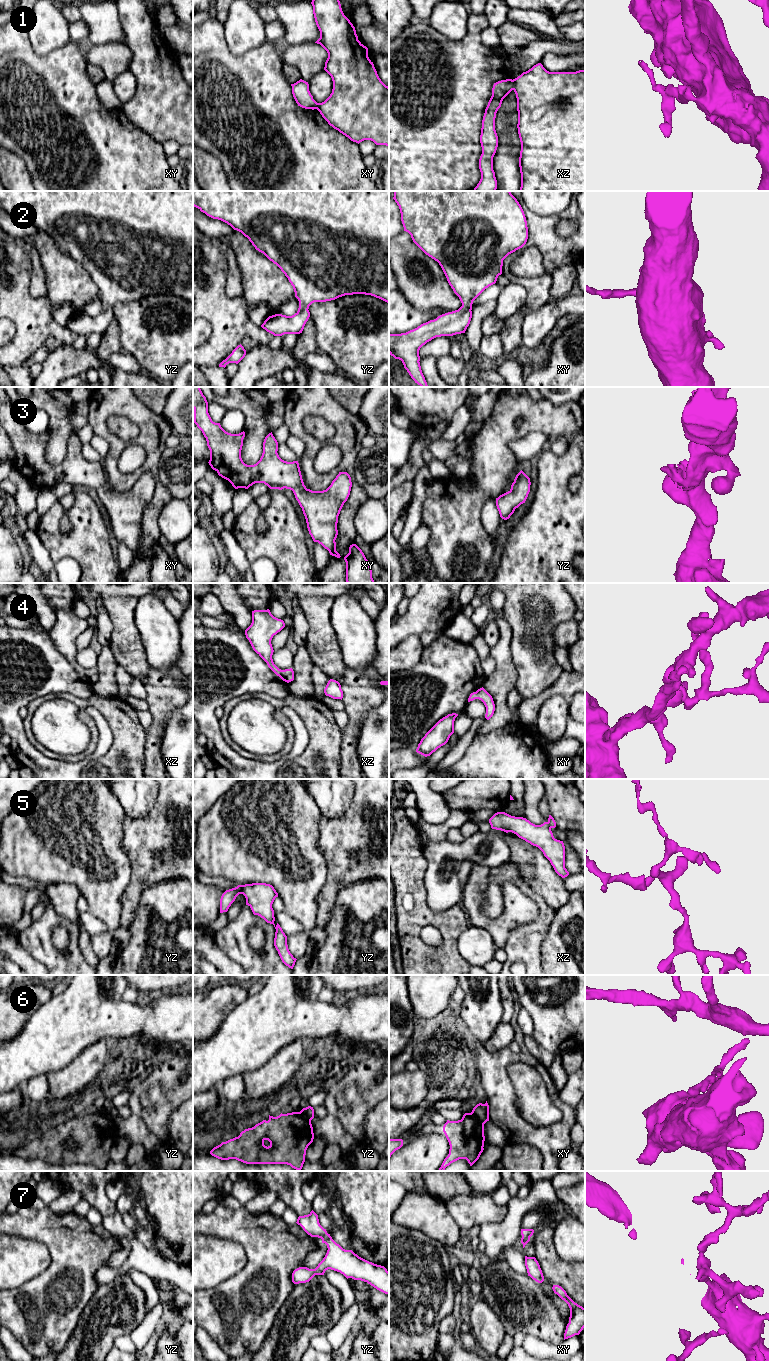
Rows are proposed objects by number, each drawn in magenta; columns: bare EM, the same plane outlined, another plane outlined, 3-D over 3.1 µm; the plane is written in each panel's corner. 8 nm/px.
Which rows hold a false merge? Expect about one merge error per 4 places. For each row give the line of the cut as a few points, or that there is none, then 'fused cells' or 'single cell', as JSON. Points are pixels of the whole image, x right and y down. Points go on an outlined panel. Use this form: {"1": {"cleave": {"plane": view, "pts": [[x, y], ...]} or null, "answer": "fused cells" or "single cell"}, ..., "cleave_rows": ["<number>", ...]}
{"1": {"cleave": {"plane": "xz", "pts": [[512, 80], [513, 89]]}, "answer": "fused cells"}, "2": {"cleave": null, "answer": "single cell"}, "3": {"cleave": null, "answer": "single cell"}, "4": {"cleave": null, "answer": "single cell"}, "5": {"cleave": {"plane": "yz", "pts": [[239, 885], [240, 893]]}, "answer": "fused cells"}, "6": {"cleave": {"plane": "xy", "pts": [[471, 1112], [483, 1125]]}, "answer": "fused cells"}, "7": {"cleave": null, "answer": "single cell"}, "cleave_rows": ["1", "5", "6"]}

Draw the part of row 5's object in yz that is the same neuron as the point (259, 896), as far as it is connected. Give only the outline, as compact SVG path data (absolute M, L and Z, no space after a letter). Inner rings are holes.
M252 883L240 885L240 894L243 894L246 898L246 905L248 905L254 915L258 915L263 918L267 923L273 924L276 932L274 938L274 946L278 951L278 954L282 962L293 969L296 958L290 953L287 945L287 936L283 932L280 925L274 924L274 910L272 904L278 893L274 887L266 883Z

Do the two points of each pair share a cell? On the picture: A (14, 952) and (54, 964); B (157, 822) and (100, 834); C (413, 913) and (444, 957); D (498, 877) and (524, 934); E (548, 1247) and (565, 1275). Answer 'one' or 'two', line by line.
A: two
B: two
C: one
D: one
E: one

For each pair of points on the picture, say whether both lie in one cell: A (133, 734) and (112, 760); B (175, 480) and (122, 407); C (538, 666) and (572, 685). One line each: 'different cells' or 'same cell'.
A: same cell
B: different cells
C: different cells

